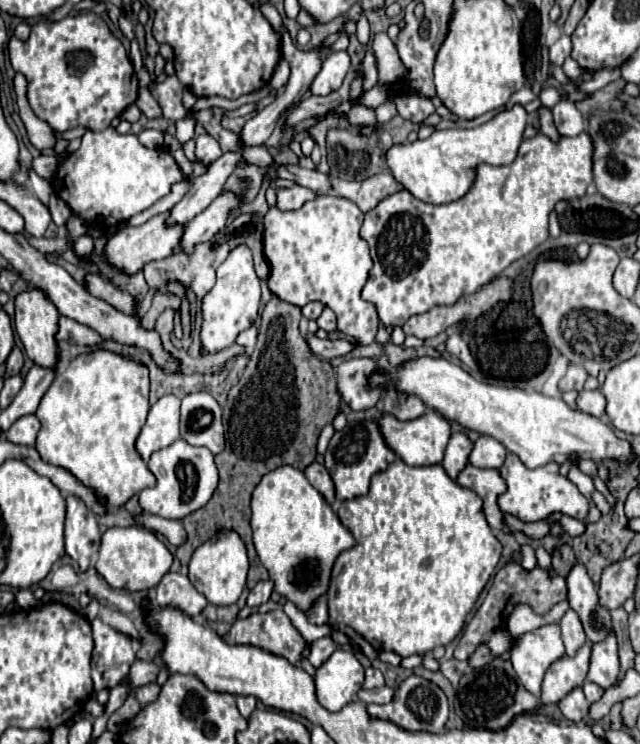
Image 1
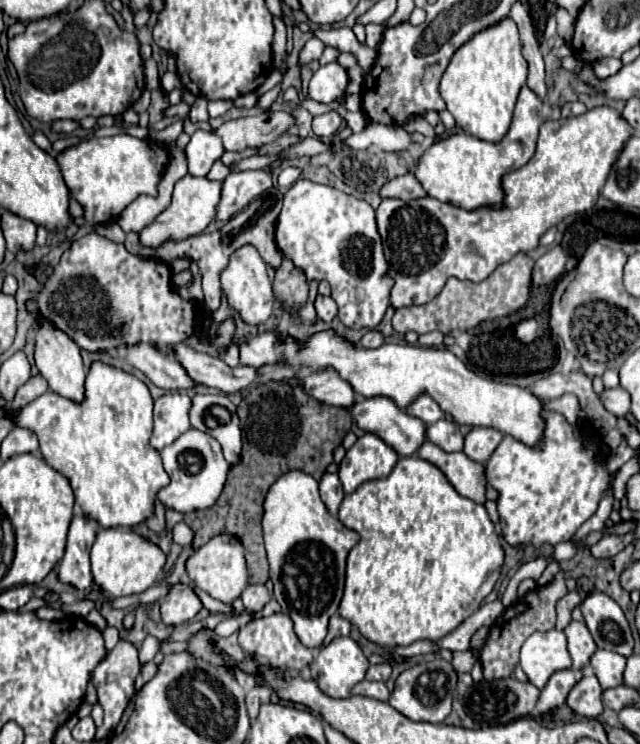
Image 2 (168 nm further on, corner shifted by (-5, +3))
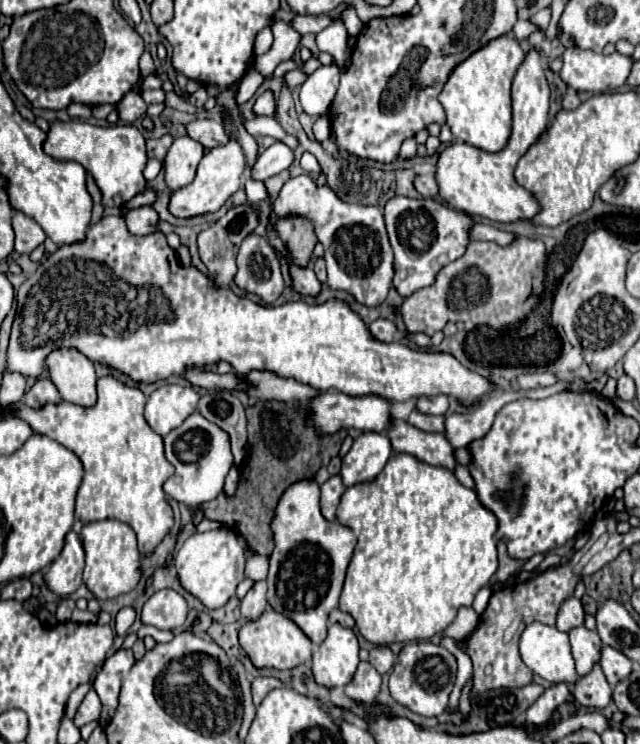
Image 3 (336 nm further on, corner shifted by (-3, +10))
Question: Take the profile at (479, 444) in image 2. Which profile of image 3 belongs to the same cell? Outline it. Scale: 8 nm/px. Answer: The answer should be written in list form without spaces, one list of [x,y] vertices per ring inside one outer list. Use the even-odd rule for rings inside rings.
[[[494,392],[488,396],[486,404],[480,406],[478,410],[468,410],[464,414],[450,414],[446,416],[446,440],[454,448],[464,448],[468,442],[484,436],[488,428],[492,426],[492,420],[496,412],[516,400],[516,396],[524,396],[522,392]]]

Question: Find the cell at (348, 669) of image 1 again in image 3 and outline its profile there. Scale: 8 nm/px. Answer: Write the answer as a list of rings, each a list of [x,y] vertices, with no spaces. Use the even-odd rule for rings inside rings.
[[[332,624],[328,628],[326,640],[318,646],[318,650],[312,656],[314,680],[320,686],[326,686],[326,688],[344,688],[352,680],[352,676],[356,672],[356,666],[358,666],[358,640],[356,640],[356,634],[350,628],[344,628],[340,624]]]

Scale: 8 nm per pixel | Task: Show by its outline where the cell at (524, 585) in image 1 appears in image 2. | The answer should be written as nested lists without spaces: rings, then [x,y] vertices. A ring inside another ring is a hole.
[[[568,591],[558,603],[556,603],[556,613],[558,613],[558,621],[556,621],[556,629],[562,631],[570,621],[570,611],[580,603],[580,595],[578,591]]]

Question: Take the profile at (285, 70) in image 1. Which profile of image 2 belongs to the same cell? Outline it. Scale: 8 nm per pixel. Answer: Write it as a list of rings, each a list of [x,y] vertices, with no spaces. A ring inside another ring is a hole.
[[[312,37],[312,39],[302,47],[300,57],[298,57],[298,65],[304,67],[304,65],[308,65],[310,61],[318,61],[320,55],[322,55],[322,51],[324,51],[324,43],[322,43],[320,39]]]

